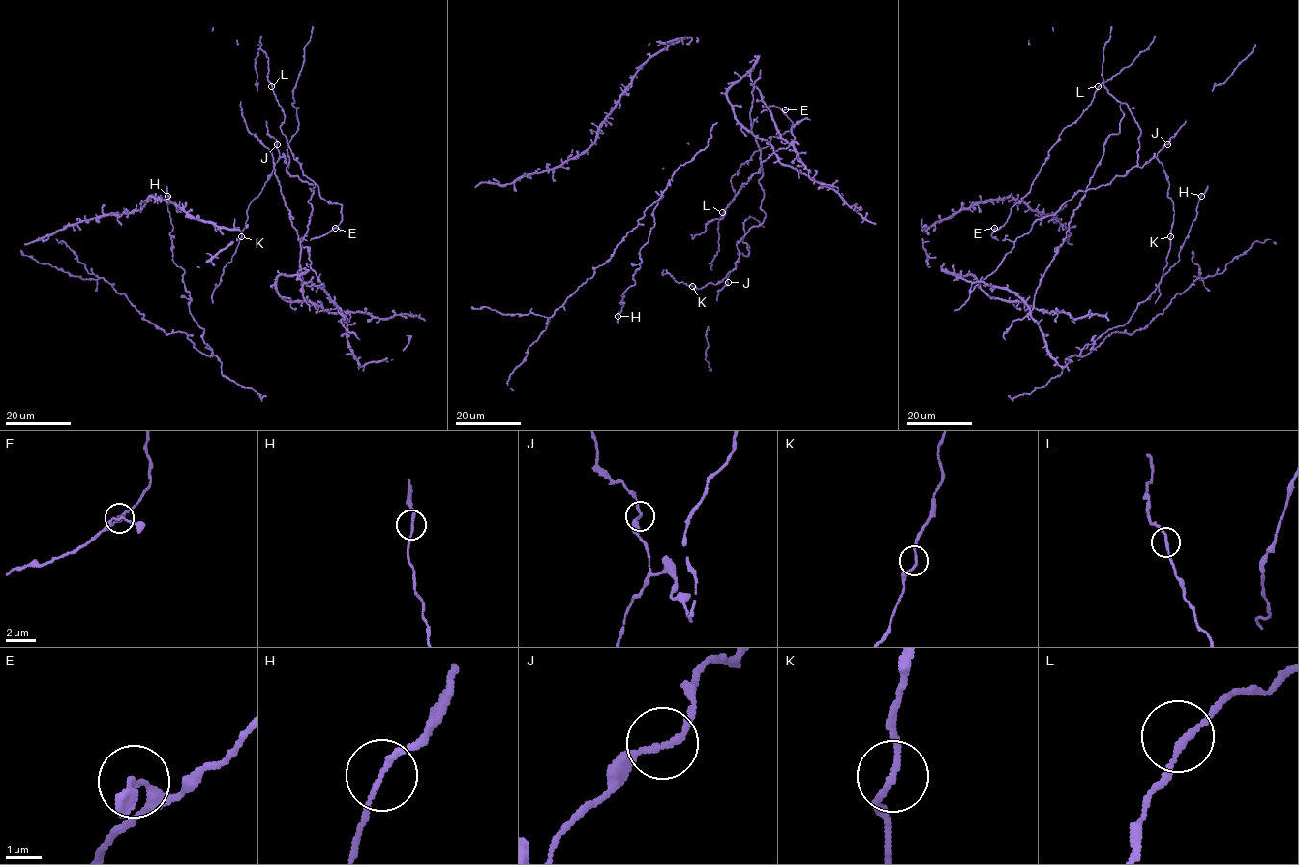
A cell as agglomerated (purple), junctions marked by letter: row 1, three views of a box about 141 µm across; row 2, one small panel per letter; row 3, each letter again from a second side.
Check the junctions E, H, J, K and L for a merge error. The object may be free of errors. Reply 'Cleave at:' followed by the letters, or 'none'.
Cleave at: none

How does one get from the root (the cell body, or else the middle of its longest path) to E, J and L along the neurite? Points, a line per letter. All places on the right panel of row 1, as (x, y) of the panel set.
E: (1123, 175), (1078, 191), (1014, 241), (992, 238), (994, 227)
J: (1123, 175), (1133, 167), (1141, 168), (1167, 144)
L: (1123, 175), (1078, 191), (1014, 241), (991, 236), (1030, 191), (1048, 151), (1086, 108), (1098, 86)

